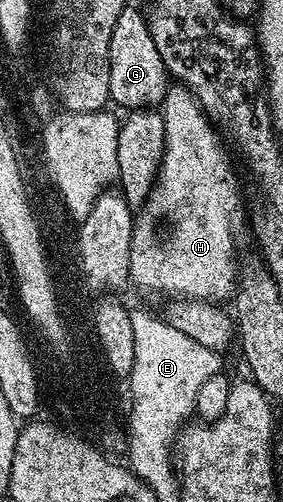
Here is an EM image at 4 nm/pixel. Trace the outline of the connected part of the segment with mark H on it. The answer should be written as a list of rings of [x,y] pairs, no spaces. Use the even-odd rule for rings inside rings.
[[[174,85],[167,90],[165,99],[162,100],[160,104],[160,110],[162,113],[162,120],[164,121],[164,133],[166,134],[166,148],[164,149],[164,153],[162,154],[162,163],[158,167],[158,178],[154,180],[154,187],[150,190],[150,196],[148,198],[142,200],[141,207],[137,208],[135,217],[134,217],[134,228],[132,229],[132,239],[130,241],[130,276],[129,282],[132,284],[135,283],[138,287],[143,287],[146,291],[163,291],[166,295],[178,295],[174,297],[181,297],[186,301],[197,301],[199,303],[211,303],[213,305],[221,304],[223,301],[221,299],[229,300],[231,296],[235,294],[236,291],[236,267],[234,271],[234,226],[238,223],[238,214],[242,211],[242,187],[238,184],[238,175],[234,172],[234,167],[230,164],[230,159],[226,156],[226,151],[222,148],[222,143],[224,144],[224,139],[221,134],[216,130],[213,123],[210,122],[210,119],[207,117],[205,112],[202,111],[201,105],[195,101],[194,95],[187,87],[183,87],[181,85]]]

